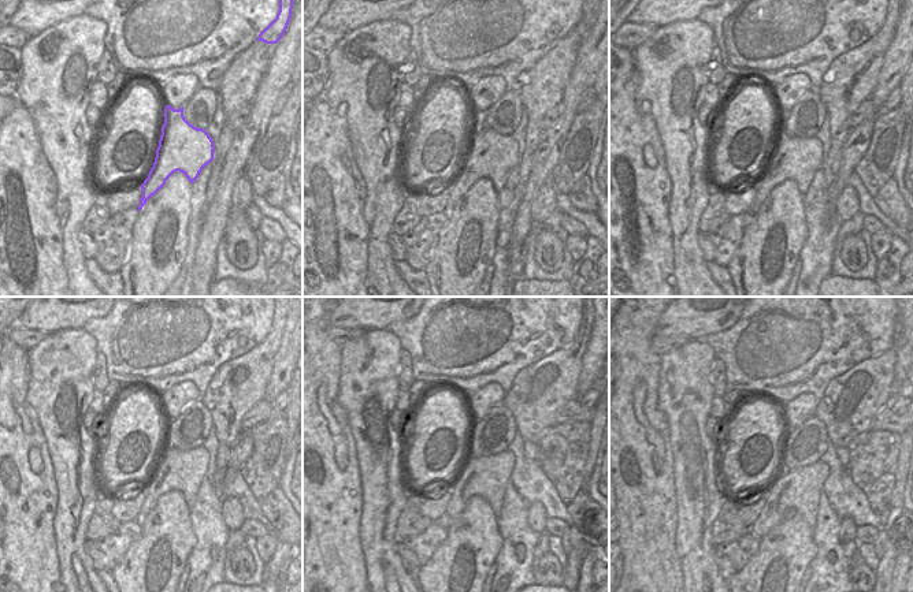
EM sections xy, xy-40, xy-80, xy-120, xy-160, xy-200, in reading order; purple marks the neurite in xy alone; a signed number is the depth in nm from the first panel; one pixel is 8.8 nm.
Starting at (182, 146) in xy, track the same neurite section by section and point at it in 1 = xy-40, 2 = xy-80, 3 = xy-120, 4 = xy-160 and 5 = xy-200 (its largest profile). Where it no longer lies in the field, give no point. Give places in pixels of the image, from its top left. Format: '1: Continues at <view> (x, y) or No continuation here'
1: Continues at xy-40 (489, 155)
2: Continues at xy-80 (794, 159)
3: Continues at xy-120 (184, 471)
4: Continues at xy-160 (486, 476)
5: Continues at xy-200 (793, 476).

